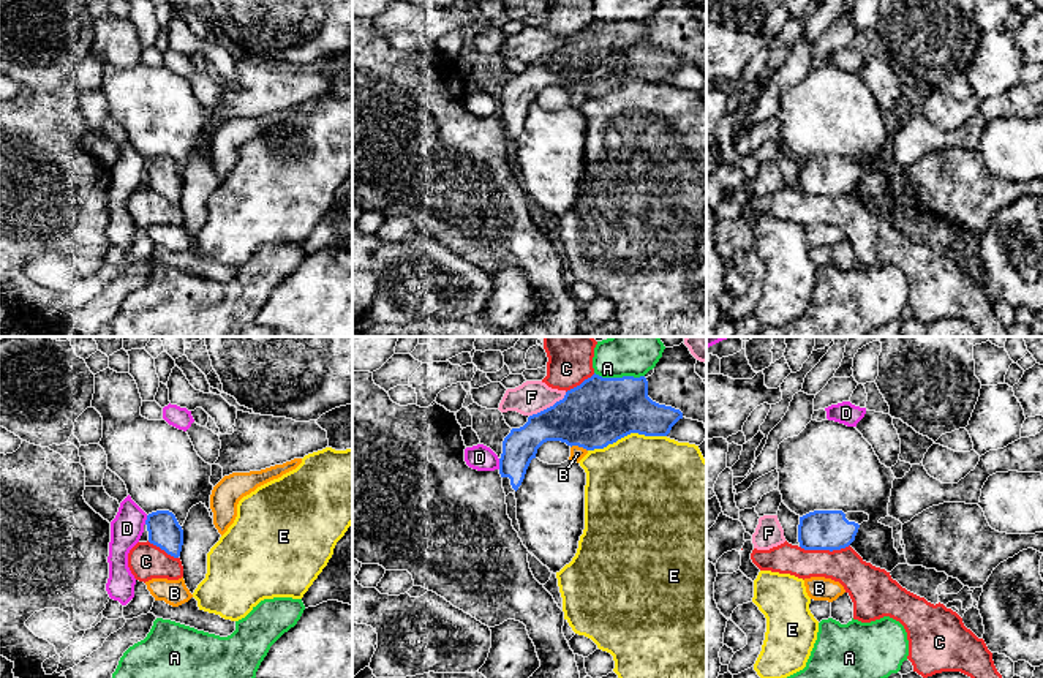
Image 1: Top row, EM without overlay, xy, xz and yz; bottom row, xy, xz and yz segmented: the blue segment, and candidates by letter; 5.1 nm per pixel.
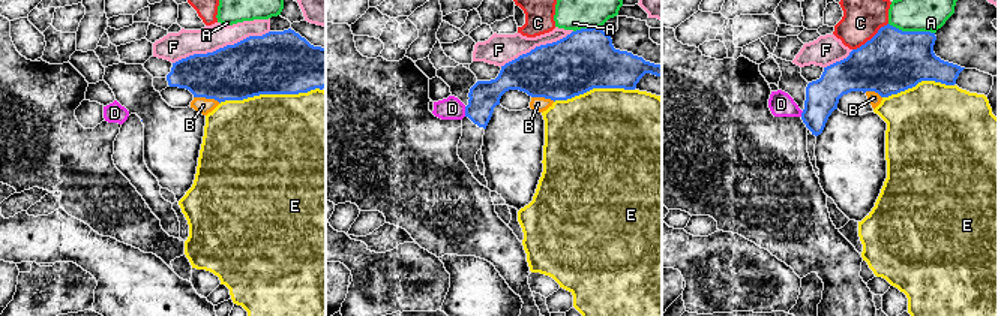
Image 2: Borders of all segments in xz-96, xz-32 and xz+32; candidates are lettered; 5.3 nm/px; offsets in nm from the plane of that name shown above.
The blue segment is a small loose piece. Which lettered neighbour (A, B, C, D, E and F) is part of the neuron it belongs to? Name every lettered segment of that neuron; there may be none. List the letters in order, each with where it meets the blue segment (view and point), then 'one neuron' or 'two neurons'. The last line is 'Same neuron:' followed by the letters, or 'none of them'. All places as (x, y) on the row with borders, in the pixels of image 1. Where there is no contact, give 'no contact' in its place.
A: meets blue in xz at (620, 378); two neurons
B: meets blue in xz at (579, 446); two neurons
C: meets blue in yz at (824, 549); two neurons
D: meets blue in xz at (500, 463); two neurons
E: meets blue in xz at (626, 435); two neurons
F: meets blue in xz at (550, 406); two neurons
Same neuron: none of them

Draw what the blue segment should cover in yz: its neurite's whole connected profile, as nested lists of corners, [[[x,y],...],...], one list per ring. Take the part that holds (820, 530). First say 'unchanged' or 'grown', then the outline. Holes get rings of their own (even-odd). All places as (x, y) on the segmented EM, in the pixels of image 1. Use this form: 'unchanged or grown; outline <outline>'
grown; outline [[[814,510],[800,517],[798,542],[804,550],[841,550],[849,547],[863,522],[864,512]]]

